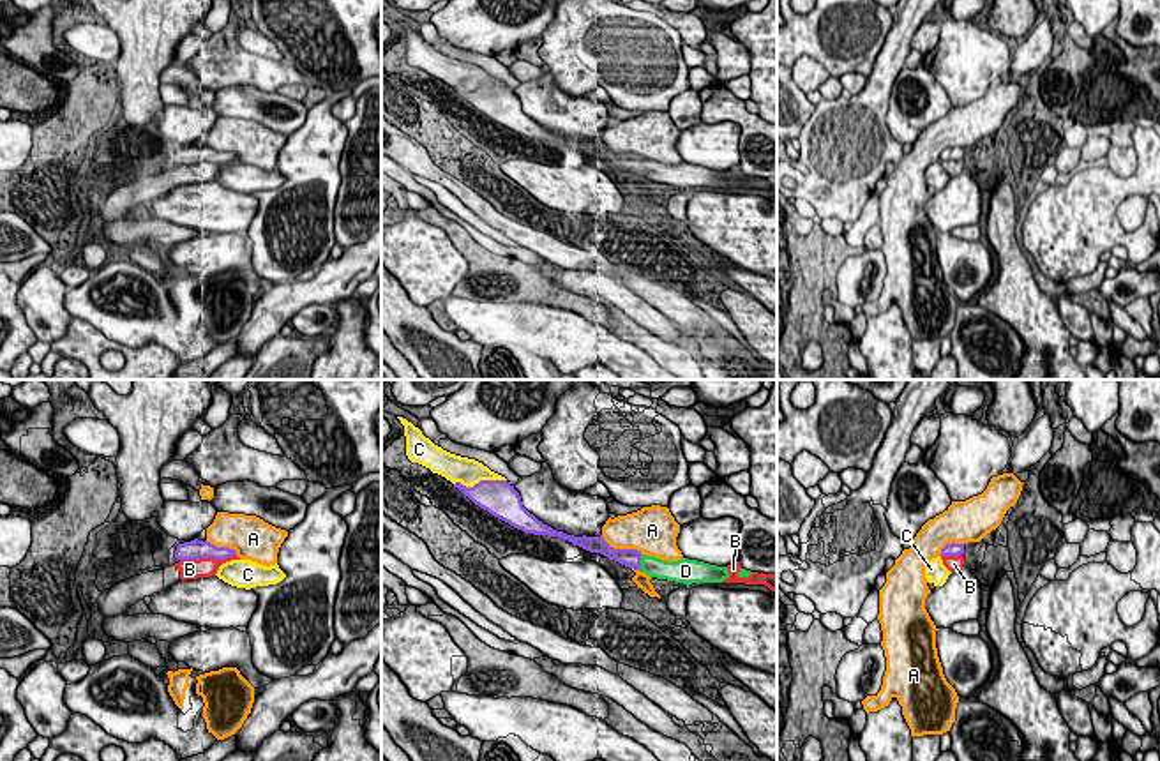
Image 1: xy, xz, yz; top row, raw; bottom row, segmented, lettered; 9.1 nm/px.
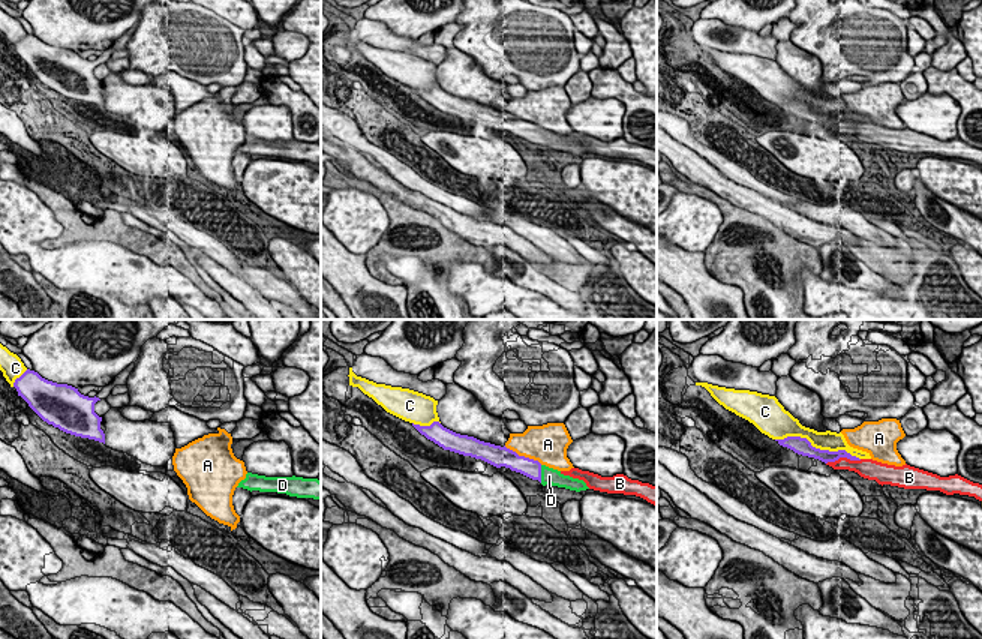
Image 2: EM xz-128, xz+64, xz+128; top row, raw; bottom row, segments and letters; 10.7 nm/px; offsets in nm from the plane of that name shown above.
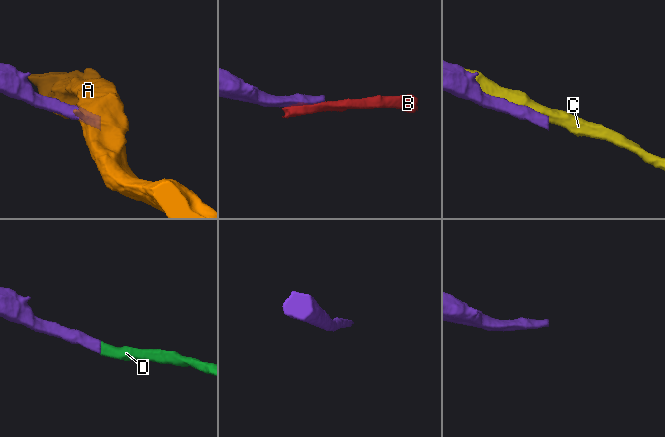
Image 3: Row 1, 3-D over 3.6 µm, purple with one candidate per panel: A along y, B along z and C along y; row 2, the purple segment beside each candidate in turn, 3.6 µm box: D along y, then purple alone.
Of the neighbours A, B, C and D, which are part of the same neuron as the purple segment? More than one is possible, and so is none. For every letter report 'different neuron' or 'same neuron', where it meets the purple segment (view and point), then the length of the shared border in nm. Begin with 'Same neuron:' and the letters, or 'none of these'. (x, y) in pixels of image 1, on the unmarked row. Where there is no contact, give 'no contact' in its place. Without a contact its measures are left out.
Same neuron: D
A: different neuron; contact xz (622, 154); length 420 nm
B: different neuron; contact xy (207, 161); length 500 nm
C: different neuron; contact xz (481, 85); length 480 nm
D: same neuron; contact xz (640, 166); length 140 nm

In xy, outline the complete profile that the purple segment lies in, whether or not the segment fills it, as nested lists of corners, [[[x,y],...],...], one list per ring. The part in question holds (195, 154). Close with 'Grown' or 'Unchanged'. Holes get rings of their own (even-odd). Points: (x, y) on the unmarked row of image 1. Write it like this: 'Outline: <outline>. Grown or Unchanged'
Outline: [[[191,145],[177,150],[175,162],[184,164],[200,164],[200,162],[214,162],[214,164],[226,164],[237,161],[235,154],[230,152],[217,152],[210,147],[203,145]]]. Unchanged

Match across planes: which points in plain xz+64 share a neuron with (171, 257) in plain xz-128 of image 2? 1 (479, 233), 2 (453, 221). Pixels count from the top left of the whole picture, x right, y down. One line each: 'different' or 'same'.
1: different
2: different

